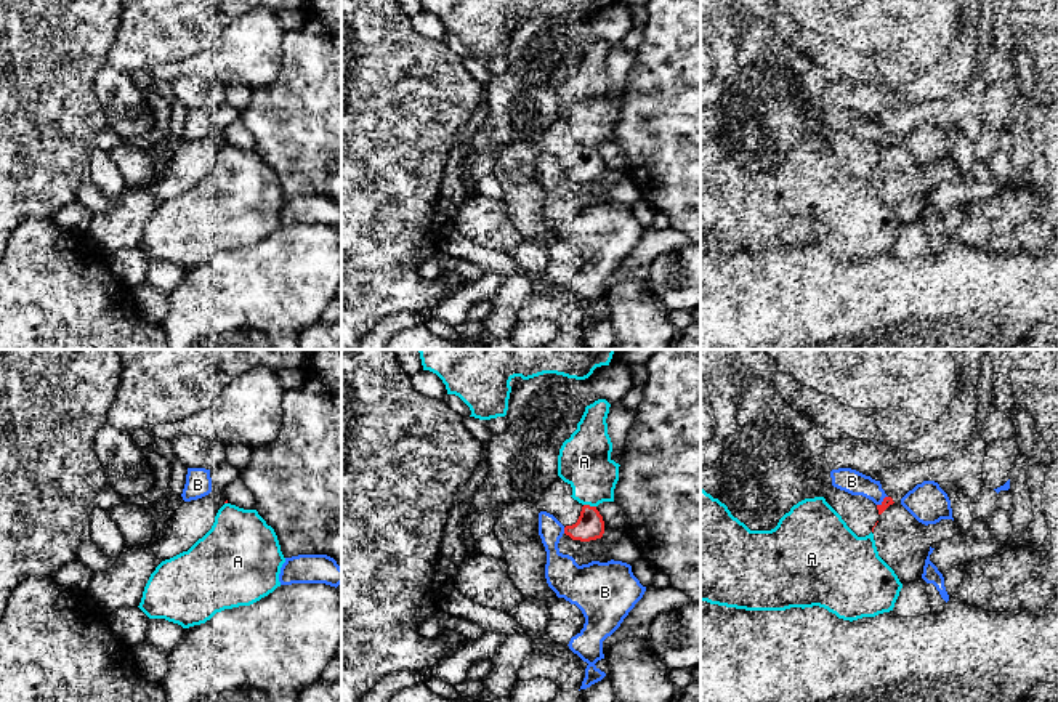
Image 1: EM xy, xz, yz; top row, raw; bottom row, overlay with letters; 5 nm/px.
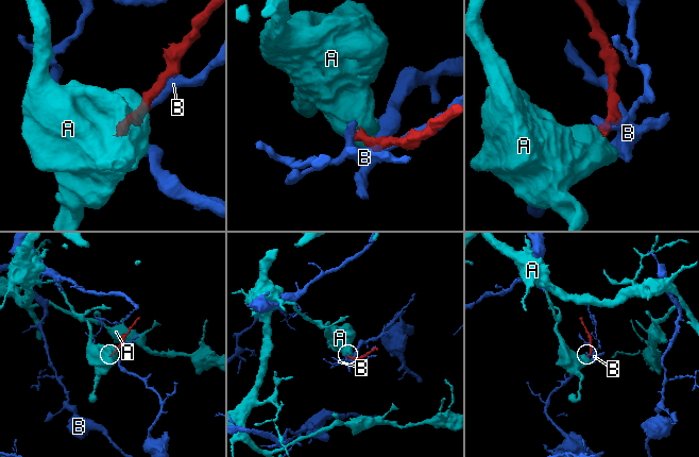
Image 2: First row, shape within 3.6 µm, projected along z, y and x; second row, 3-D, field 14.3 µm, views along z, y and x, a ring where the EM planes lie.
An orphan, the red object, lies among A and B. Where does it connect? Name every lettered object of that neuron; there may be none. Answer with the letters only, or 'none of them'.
none of them

